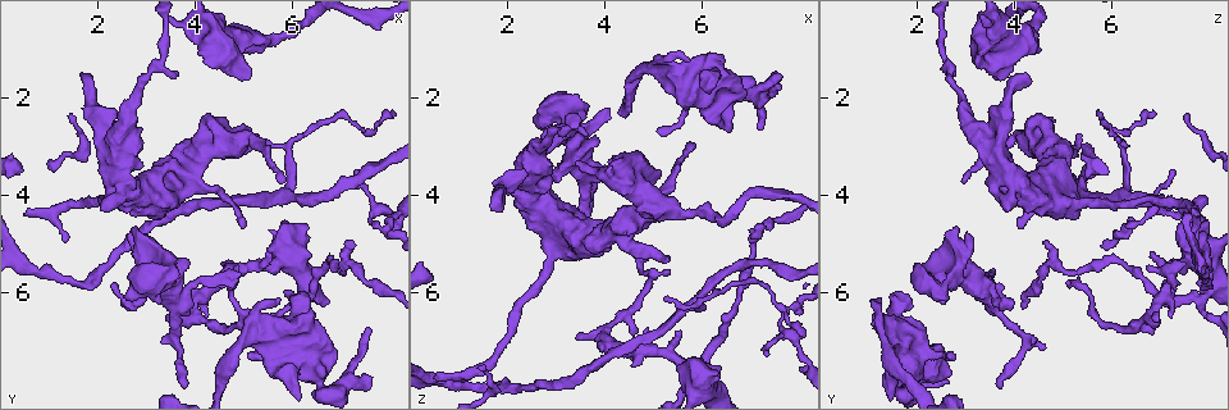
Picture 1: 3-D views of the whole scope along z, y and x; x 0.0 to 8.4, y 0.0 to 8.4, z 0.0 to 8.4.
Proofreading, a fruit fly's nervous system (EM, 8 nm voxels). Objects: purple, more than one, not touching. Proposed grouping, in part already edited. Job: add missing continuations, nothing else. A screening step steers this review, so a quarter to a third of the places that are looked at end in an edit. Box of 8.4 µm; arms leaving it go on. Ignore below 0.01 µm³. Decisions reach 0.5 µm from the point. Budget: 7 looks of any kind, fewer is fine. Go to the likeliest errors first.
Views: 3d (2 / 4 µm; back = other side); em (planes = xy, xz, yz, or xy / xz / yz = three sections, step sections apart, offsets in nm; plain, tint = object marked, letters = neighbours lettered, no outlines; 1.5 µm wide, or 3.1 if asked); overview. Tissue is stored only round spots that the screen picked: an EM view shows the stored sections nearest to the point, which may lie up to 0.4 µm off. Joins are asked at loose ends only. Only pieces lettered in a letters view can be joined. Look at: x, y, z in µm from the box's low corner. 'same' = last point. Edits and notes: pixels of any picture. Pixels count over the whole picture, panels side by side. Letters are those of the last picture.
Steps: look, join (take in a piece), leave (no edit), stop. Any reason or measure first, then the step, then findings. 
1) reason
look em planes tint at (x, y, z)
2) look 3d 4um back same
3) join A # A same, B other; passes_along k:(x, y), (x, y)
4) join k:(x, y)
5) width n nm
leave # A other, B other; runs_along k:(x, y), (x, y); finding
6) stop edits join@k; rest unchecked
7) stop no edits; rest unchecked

free end
look 3d 2um at (2.80, 4.60, 2.80)

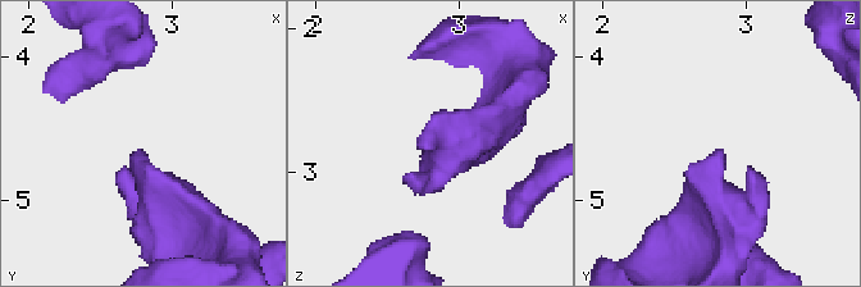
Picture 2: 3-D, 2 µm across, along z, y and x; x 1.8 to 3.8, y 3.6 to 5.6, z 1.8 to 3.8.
need the tissue
look em planes tint at (2.76, 4.64, 2.80)

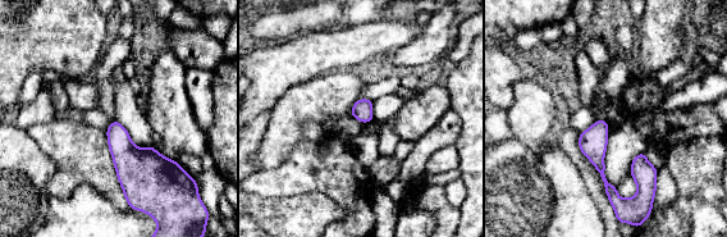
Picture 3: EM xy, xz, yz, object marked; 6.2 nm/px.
see the neighbours
look em planes letters same

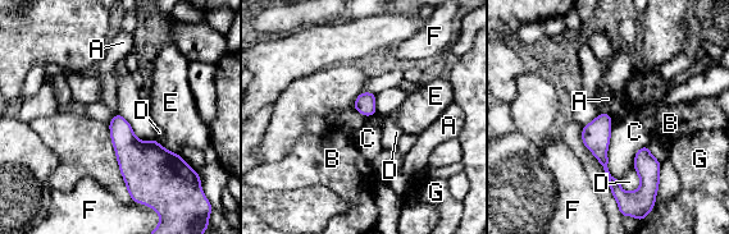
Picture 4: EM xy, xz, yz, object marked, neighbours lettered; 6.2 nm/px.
leave # A other, B other, C other, D other, E other, F other, G other; runs_along 4:(602, 116), (601, 156), (616, 189); no lettered piece goes on from it

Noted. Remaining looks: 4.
free end
look em planes tint at (1.75, 1.70, 4.40)

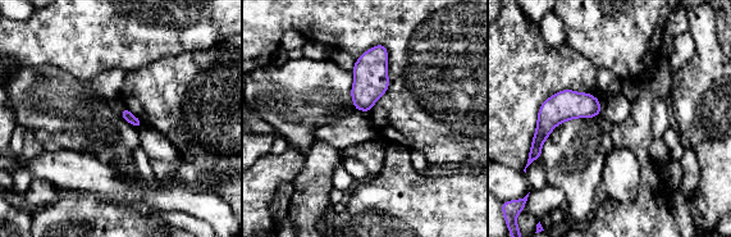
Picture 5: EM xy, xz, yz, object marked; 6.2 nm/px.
what lies round it
look em planes letters same

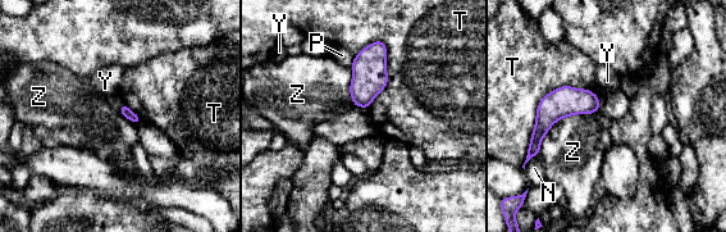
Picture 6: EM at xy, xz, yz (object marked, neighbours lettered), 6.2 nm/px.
longest_contact T 550 nm
leave # N other, P other, T other, Y other, Z other; border 6:(598, 109), (560, 118), (538, 153); no lettered piece goes on from it

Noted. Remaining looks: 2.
look em planes letters at (3.75, 8.00, 3.65)

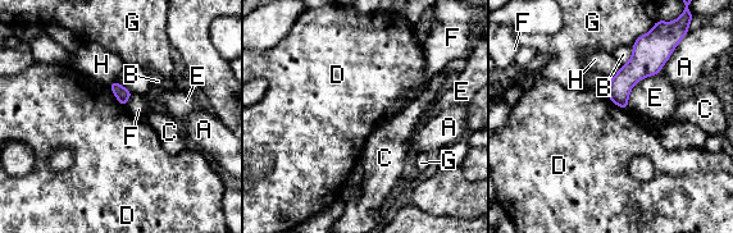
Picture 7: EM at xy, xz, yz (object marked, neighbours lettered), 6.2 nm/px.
width 90 nm
leave # A other, B other, C other, D other, E other, F other, G other, H other; border 7:(606, 94), (615, 104), (627, 109); none of them fits

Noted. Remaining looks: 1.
stop no edits; rest unchecked

